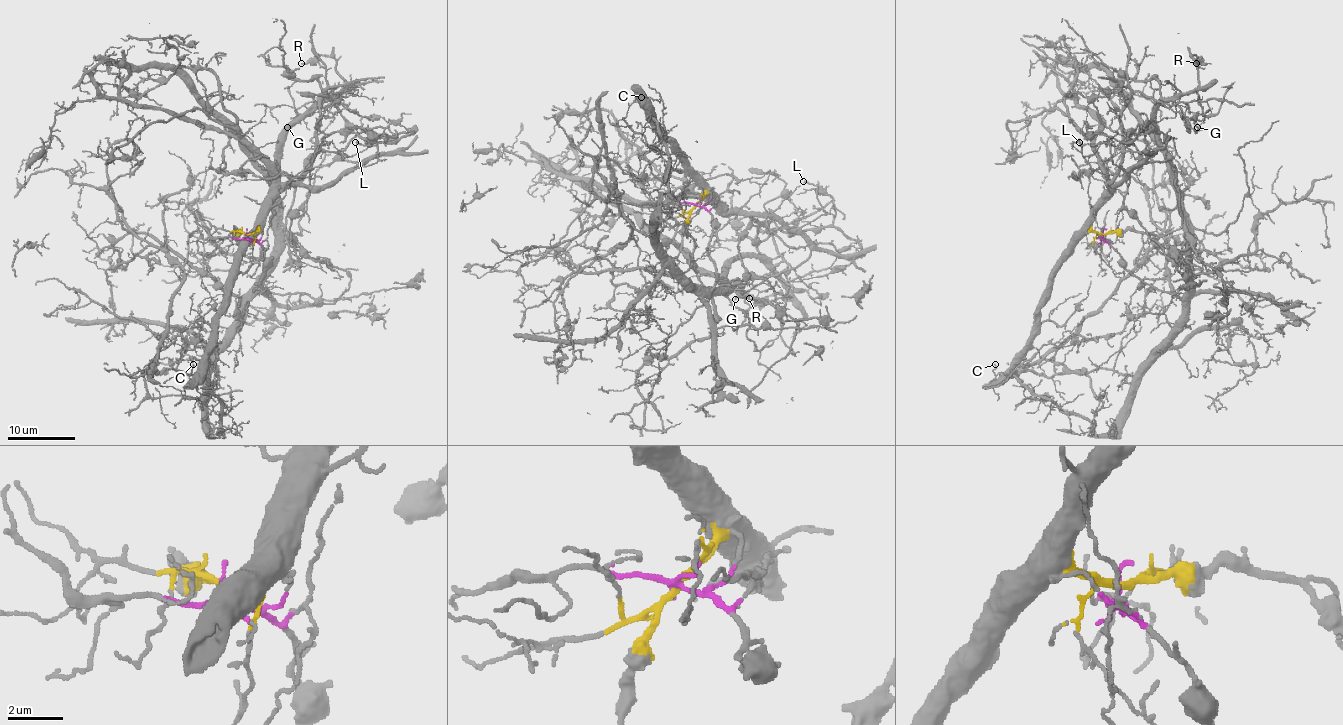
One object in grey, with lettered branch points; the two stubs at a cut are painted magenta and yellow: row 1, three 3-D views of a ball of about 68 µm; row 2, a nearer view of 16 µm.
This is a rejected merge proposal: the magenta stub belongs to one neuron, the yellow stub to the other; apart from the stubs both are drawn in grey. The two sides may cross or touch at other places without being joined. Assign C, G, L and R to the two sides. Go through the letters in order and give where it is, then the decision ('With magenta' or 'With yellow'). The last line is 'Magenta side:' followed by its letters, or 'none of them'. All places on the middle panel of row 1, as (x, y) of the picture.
C: Place: (641, 97). With yellow
G: Place: (735, 299). With magenta
L: Place: (803, 181). With yellow
R: Place: (749, 298). With magenta
Magenta side: G, R

